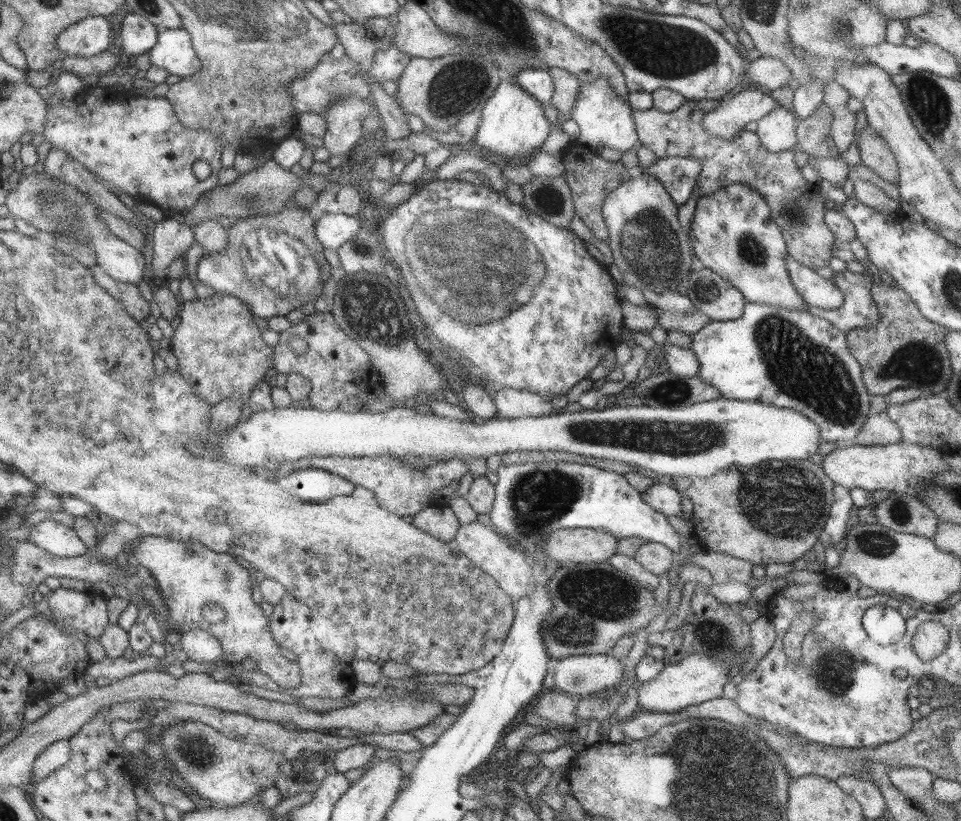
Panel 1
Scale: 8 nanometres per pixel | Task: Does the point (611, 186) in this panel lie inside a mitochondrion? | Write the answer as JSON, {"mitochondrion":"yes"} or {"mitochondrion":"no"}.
{"mitochondrion":"no"}

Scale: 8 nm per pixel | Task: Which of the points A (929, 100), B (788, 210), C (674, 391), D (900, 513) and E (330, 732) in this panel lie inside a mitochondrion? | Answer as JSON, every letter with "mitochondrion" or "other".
{"A":"mitochondrion","B":"mitochondrion","C":"mitochondrion","D":"mitochondrion","E":"other"}

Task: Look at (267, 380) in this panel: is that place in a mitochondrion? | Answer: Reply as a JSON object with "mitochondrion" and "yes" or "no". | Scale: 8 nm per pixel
{"mitochondrion":"no"}

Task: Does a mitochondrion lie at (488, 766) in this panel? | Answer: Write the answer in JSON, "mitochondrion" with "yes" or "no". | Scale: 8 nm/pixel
{"mitochondrion":"no"}

